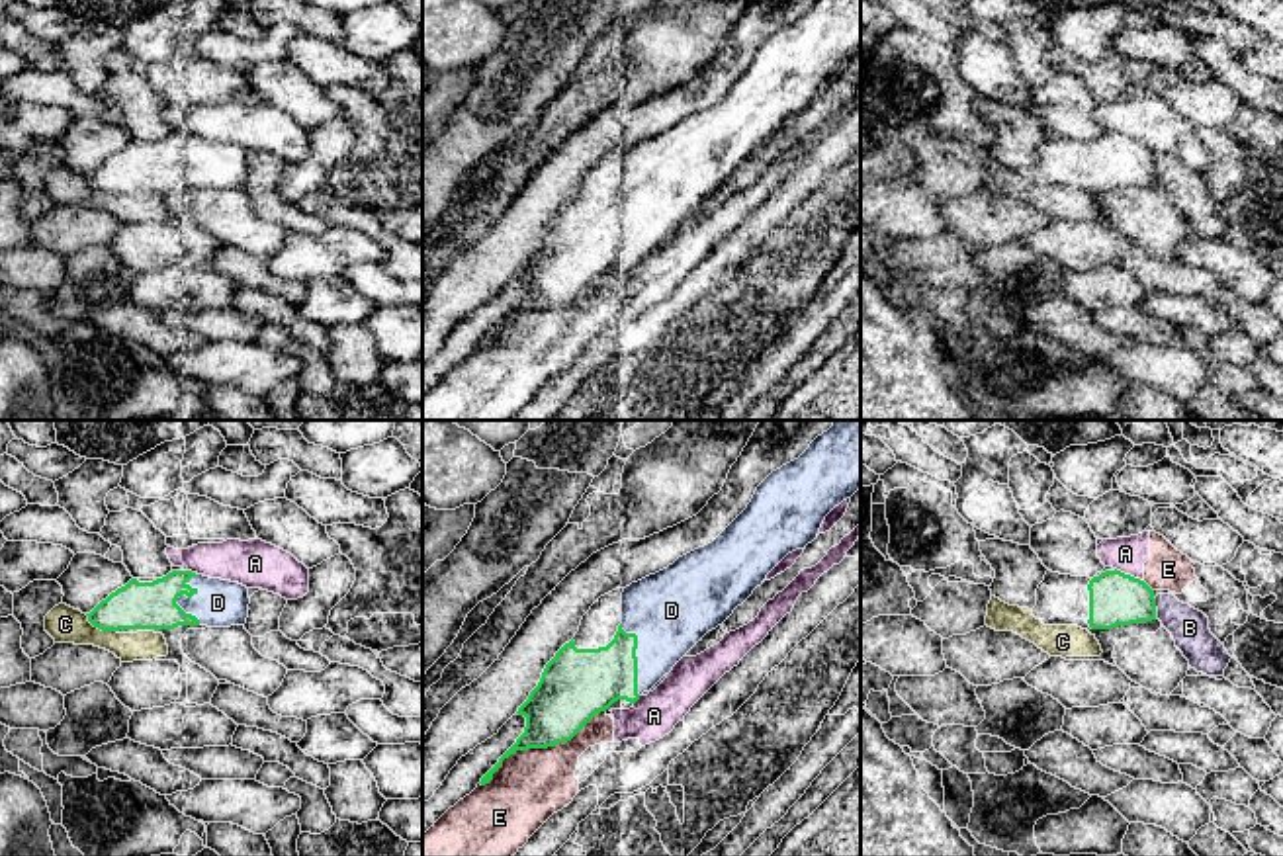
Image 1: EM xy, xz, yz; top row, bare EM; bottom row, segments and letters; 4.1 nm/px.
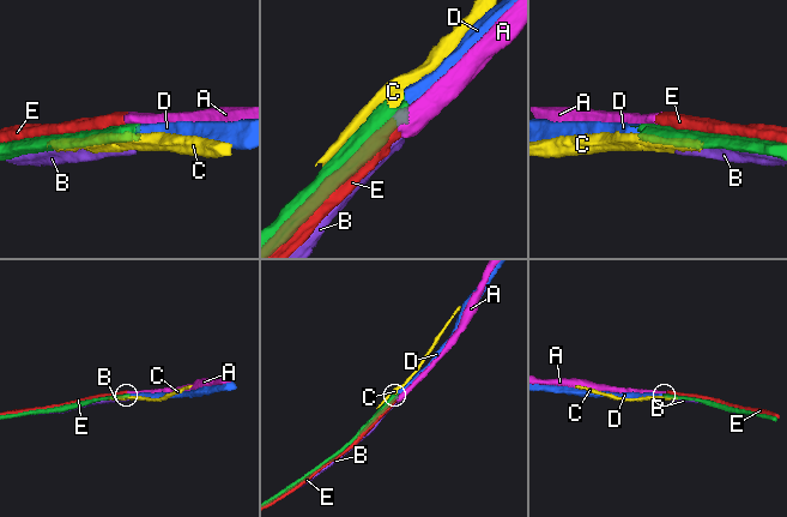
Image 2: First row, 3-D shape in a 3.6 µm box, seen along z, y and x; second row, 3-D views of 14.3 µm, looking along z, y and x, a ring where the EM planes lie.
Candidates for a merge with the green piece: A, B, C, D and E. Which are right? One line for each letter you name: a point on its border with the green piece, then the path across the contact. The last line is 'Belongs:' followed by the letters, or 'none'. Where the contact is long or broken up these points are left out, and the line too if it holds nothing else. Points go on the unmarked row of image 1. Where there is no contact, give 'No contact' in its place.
D: Touches green at xy (180, 157)
Belongs: D

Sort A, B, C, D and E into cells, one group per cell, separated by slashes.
A E / B / C / D

